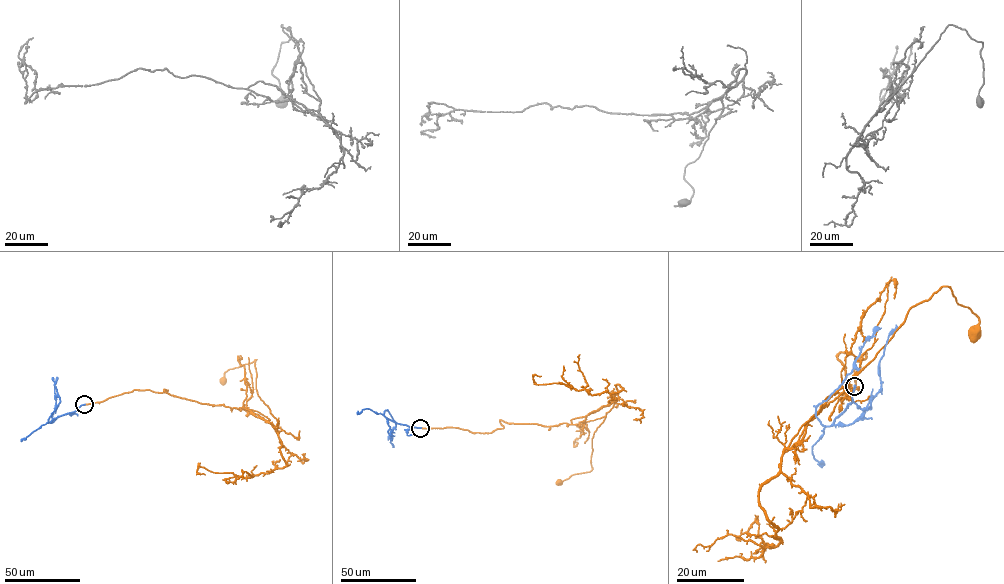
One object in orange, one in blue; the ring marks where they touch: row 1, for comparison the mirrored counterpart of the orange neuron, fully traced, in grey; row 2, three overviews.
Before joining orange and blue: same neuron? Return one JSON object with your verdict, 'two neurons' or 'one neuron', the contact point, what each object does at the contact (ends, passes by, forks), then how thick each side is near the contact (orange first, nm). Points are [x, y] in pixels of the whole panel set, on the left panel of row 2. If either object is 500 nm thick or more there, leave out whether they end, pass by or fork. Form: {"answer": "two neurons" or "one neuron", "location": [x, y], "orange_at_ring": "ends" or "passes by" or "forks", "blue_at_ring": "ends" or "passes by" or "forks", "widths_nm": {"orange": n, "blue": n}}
{"answer": "one neuron", "location": [84, 404], "orange_at_ring": "ends", "blue_at_ring": "ends", "widths_nm": {"orange": 440, "blue": 420}}

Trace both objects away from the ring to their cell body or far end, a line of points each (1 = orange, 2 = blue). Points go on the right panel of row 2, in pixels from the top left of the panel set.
1: (854, 386), (866, 353), (842, 352), (851, 388), (789, 448), (943, 286), (979, 319), (975, 333)
2: (854, 386), (852, 402), (831, 425), (823, 425), (815, 415), (815, 408), (850, 372), (863, 343), (881, 328)

